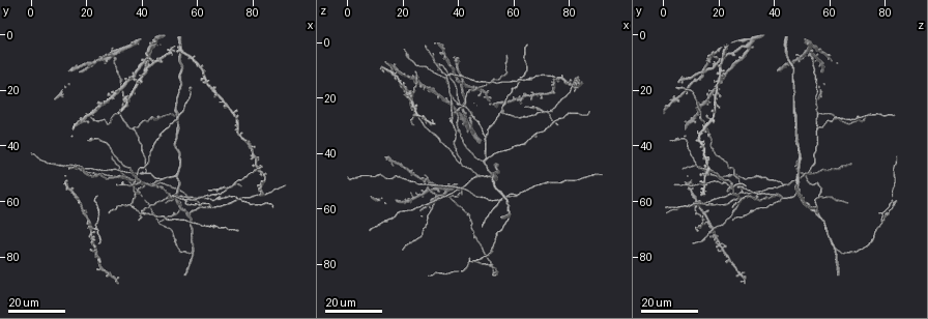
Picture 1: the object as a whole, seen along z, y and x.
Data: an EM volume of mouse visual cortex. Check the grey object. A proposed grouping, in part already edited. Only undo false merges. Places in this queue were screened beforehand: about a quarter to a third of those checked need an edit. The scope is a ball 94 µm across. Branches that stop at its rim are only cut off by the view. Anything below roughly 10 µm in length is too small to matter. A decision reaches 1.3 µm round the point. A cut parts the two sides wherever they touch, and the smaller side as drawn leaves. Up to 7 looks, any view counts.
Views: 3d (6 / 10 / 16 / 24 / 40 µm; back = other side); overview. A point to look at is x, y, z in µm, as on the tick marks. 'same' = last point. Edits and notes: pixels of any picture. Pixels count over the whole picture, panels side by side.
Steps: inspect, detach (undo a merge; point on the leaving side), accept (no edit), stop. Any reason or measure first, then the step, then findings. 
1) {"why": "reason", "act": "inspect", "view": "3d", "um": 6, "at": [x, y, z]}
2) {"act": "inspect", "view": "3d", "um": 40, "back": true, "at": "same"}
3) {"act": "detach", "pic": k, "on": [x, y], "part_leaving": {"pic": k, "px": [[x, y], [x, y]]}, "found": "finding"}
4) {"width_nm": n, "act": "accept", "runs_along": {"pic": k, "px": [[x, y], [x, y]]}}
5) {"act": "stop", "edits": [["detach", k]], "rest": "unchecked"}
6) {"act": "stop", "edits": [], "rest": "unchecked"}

{"why": "branch point", "act": "inspect", "view": "3d", "um": 16, "at": [41, 50, 52]}

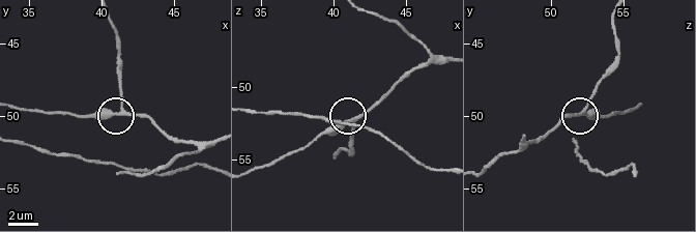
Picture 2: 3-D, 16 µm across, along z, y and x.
{"why": "zoom in", "act": "inspect", "view": "3d", "um": 10, "at": [41.4, 49.6, 52.4]}

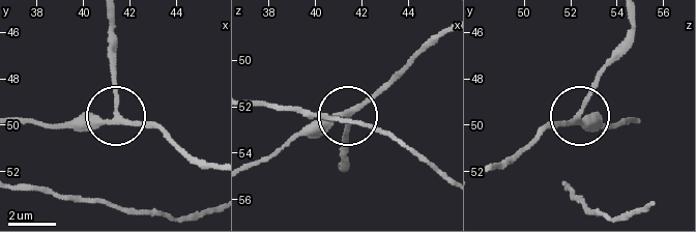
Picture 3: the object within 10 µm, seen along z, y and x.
{"side_arm_um": 41, "act": "accept", "runs_along": {"pic": 3, "px": [[212, 165], [135, 123], [48, 123]]}, "found": "all the same neuron"}

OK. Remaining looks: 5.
{"why": "three-way junction", "act": "inspect", "view": "3d", "um": 16, "at": [41, 54, 44]}

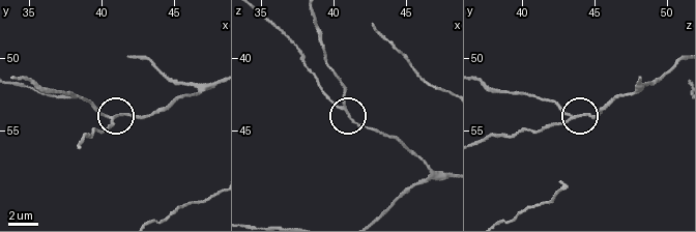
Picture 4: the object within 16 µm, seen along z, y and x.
{"act": "inspect", "view": "3d", "um": 6, "at": [40.4, 54.2, 43.4]}

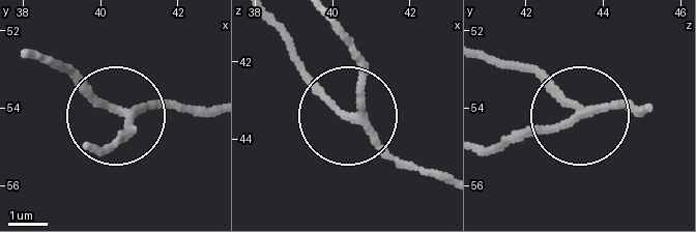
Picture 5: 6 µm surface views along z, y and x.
{"arms": 3, "act": "accept", "runs_along": {"pic": 5, "px": [[206, 109], [127, 112], [111, 145]]}, "found": "continuous, no second neuron"}

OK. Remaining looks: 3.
{"why": "three-way junction", "act": "inspect", "view": "3d", "um": 24, "at": [38, 56, 28]}

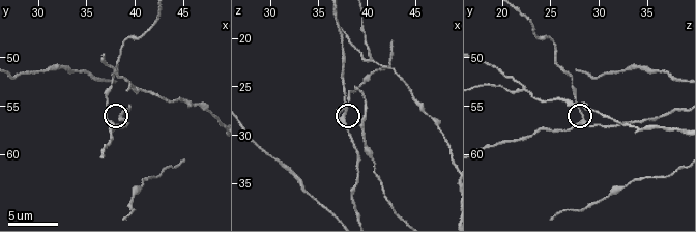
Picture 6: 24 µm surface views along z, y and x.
{"why": "zoom in", "act": "inspect", "view": "3d", "um": 10, "at": [37.0, 56.6, 28.2]}

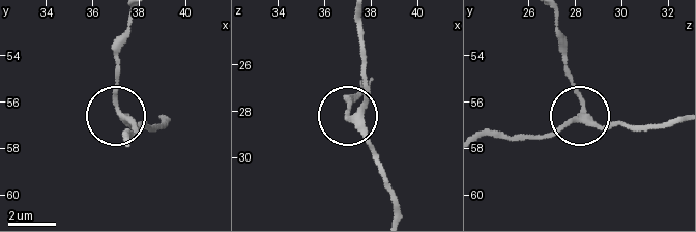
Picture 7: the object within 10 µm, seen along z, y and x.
{"act": "accept", "runs_along": {"pic": 7, "px": [[676, 119], [653, 126], [600, 126], [587, 121], [563, 39]]}, "found": "one neuron here"}

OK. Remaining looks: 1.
{"why": "three-way junction", "act": "inspect", "view": "3d", "um": 6, "at": [40.4, 53.4, 21.6]}

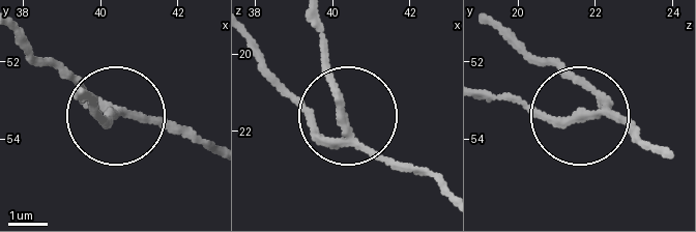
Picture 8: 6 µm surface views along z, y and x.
{"width_nm": 220, "act": "detach", "pic": 8, "on": [100, 112], "part_leaving": {"pic": 8, "px": [[349, 134], [316, 18]]}, "found": "two neurons meet here"}

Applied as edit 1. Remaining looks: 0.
{"act": "stop", "edits": [["detach", 8]], "rest": "unchecked"}

